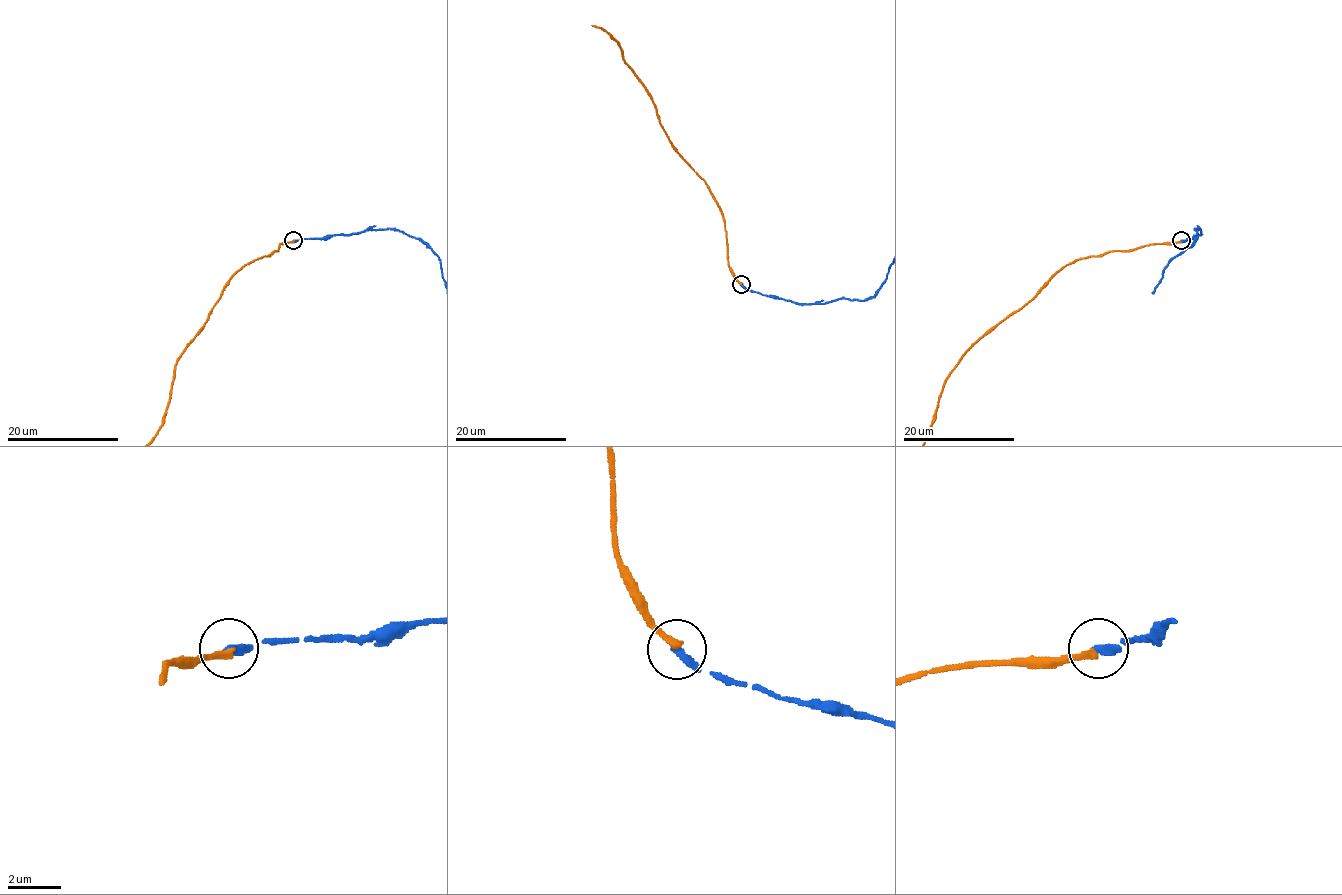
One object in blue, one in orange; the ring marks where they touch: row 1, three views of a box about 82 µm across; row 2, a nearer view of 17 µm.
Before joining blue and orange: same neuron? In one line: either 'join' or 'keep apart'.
keep apart

